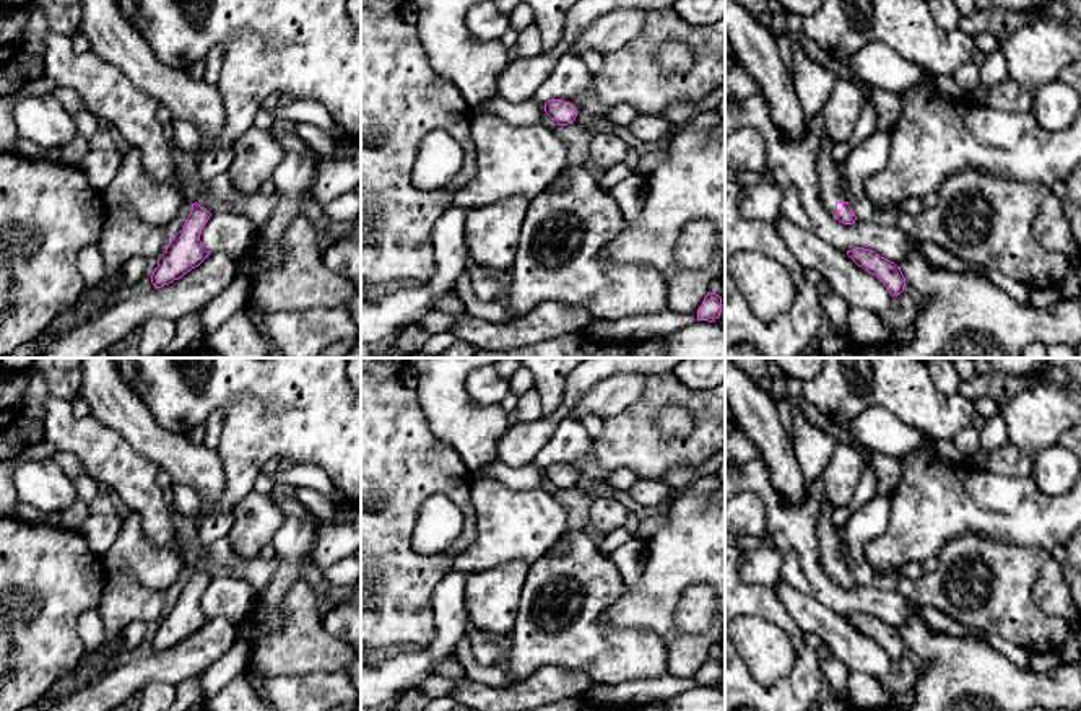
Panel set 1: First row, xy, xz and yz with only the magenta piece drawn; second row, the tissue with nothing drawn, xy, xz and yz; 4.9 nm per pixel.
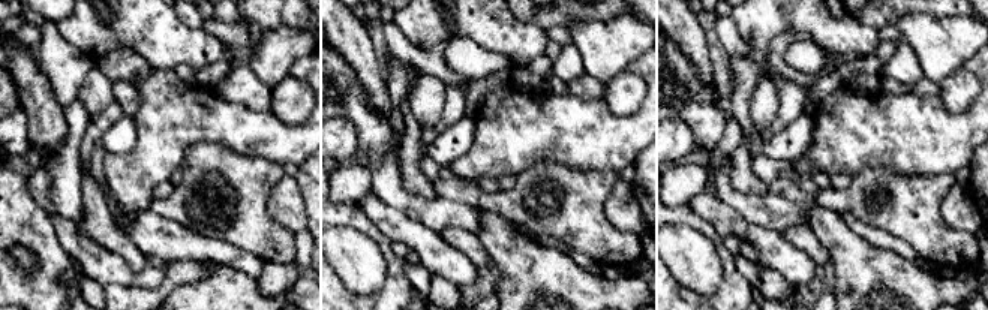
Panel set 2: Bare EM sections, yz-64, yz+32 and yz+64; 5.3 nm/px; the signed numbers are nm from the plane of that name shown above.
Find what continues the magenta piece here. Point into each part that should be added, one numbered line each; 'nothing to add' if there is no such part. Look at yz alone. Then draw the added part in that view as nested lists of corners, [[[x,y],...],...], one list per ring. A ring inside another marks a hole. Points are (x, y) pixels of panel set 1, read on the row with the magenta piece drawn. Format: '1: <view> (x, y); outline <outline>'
1: yz (831, 192); outline [[[831,137],[823,140],[823,148],[818,156],[818,177],[819,177],[819,195],[824,208],[836,216],[836,203],[849,202],[850,198],[840,187],[839,164],[834,161],[832,150],[836,142]]]

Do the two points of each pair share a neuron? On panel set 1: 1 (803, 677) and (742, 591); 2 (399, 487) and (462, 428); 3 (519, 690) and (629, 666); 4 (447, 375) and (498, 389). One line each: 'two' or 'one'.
1: one
2: two
3: two
4: two

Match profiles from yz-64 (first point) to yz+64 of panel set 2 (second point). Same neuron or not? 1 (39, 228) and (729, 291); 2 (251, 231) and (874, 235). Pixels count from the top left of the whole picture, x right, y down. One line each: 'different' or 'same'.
1: same
2: different

